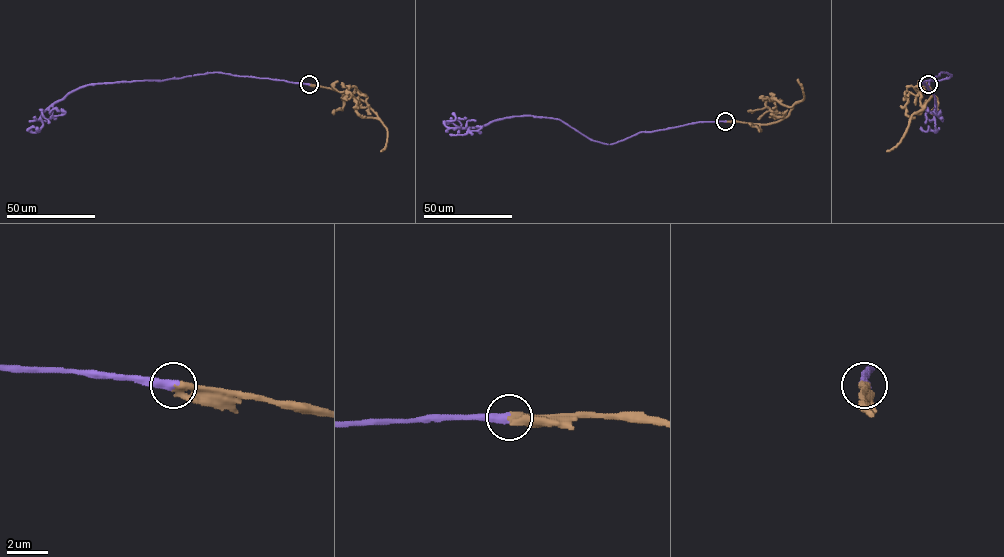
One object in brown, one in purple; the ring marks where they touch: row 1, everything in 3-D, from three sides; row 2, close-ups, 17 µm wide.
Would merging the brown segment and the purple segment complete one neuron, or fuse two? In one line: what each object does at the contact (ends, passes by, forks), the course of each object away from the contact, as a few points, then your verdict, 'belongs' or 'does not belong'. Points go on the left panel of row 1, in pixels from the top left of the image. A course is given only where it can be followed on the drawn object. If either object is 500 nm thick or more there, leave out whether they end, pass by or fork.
brown runs (308, 84), (360, 98), (378, 118), (362, 117), (356, 111), (353, 97), (343, 98); purple runs (308, 84), (217, 72), (97, 83), (54, 102), (41, 114), (43, 126), (28, 130), (39, 131), (37, 127); belongs

